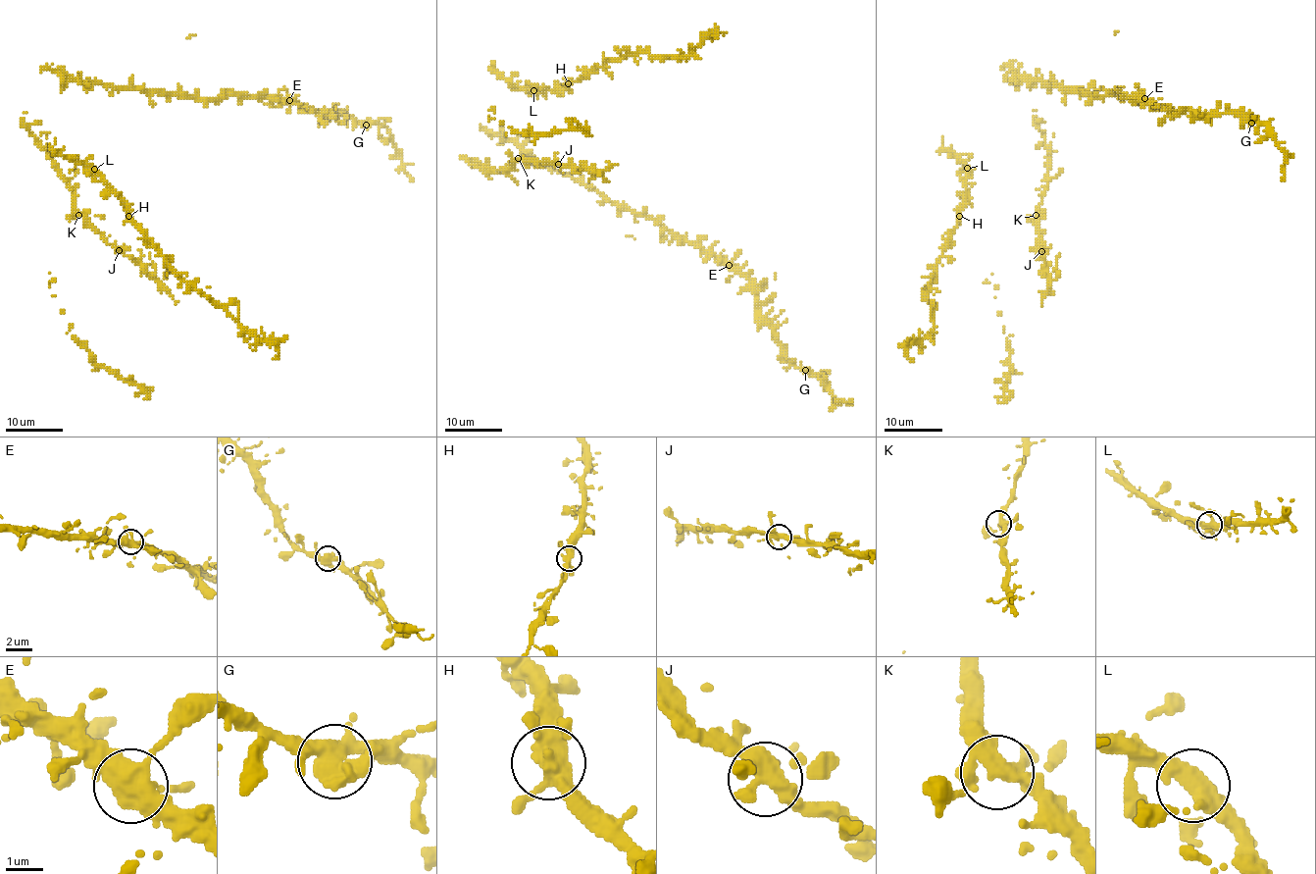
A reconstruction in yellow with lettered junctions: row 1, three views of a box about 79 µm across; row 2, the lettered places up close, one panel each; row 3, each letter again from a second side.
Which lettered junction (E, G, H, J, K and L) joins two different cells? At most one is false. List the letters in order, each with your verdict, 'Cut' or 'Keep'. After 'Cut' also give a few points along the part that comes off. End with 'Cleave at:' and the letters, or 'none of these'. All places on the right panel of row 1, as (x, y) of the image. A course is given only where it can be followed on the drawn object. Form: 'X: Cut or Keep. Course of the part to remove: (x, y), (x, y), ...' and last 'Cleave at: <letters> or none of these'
E: Keep
G: Keep
H: Keep
J: Keep
K: Keep
L: Keep
Cleave at: none of these

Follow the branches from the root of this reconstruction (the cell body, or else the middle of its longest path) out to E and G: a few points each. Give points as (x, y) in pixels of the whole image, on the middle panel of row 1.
E: (502, 139), (507, 136), (539, 162), (580, 179), (626, 208), (651, 217), (676, 236), (698, 244), (729, 265)
G: (502, 139), (507, 136), (539, 162), (724, 258), (748, 281), (757, 314), (770, 327), (783, 355), (806, 370)

